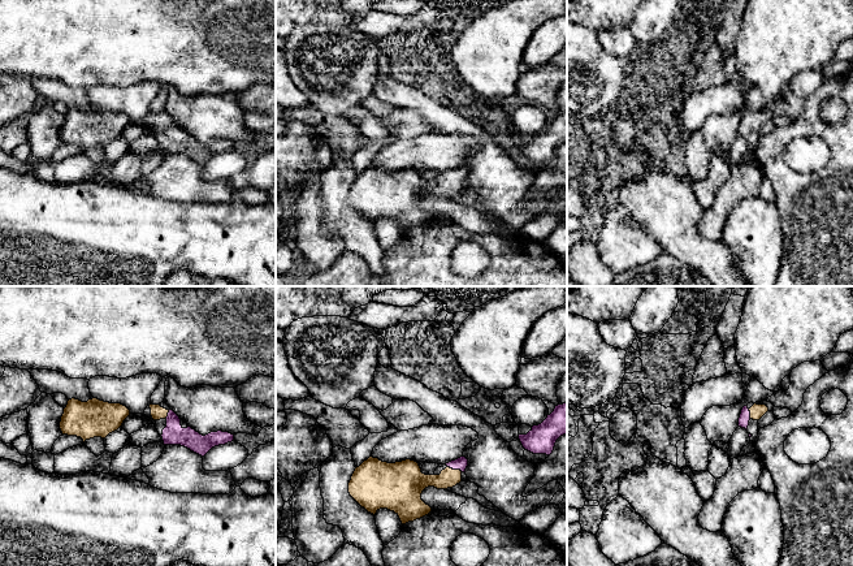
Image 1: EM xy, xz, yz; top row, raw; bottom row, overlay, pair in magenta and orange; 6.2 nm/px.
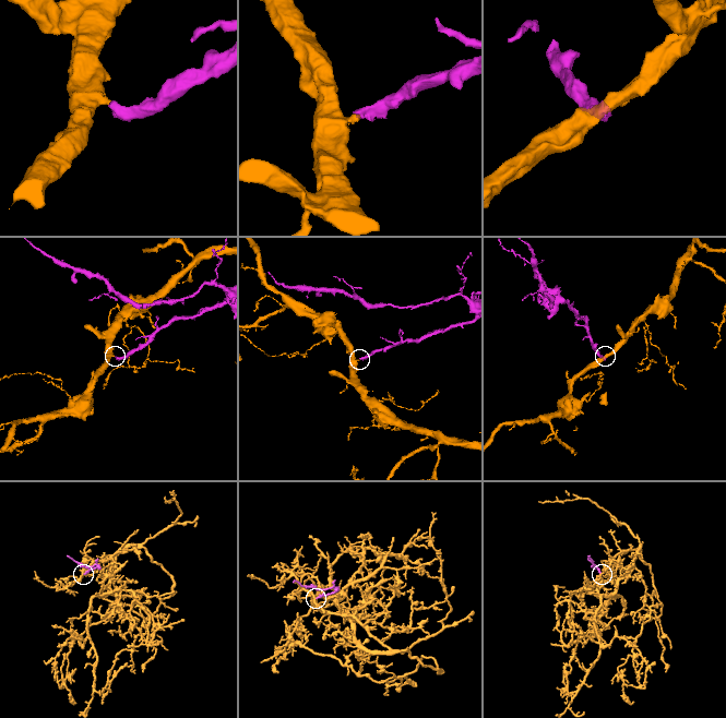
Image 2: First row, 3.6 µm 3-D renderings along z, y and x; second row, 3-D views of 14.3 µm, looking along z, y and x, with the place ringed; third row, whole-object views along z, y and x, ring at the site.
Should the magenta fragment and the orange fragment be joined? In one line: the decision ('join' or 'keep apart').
join

